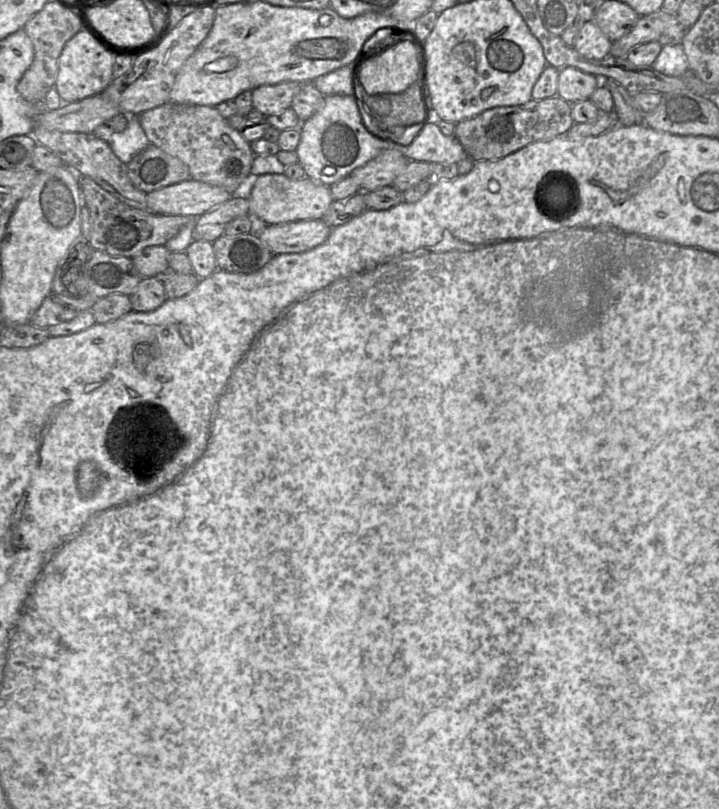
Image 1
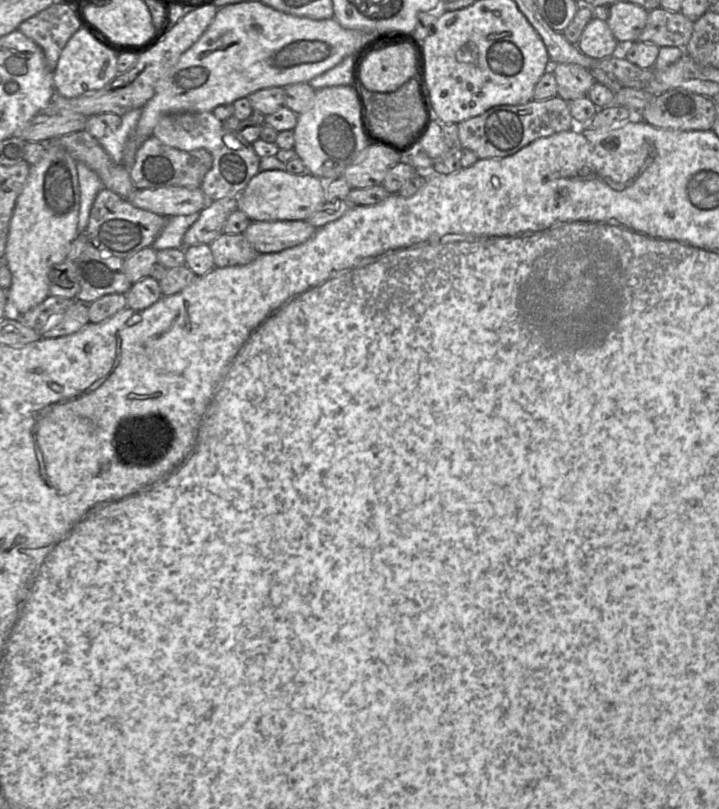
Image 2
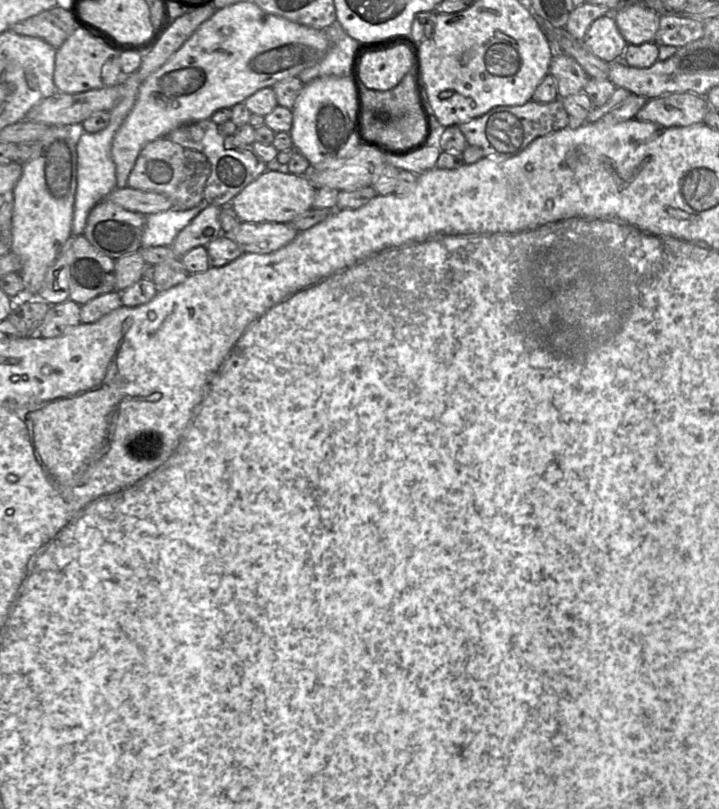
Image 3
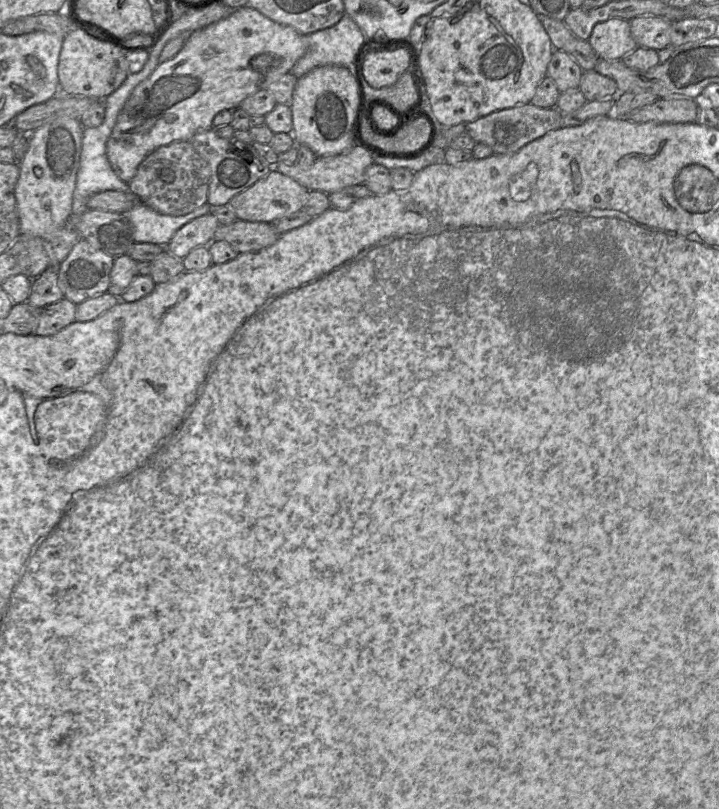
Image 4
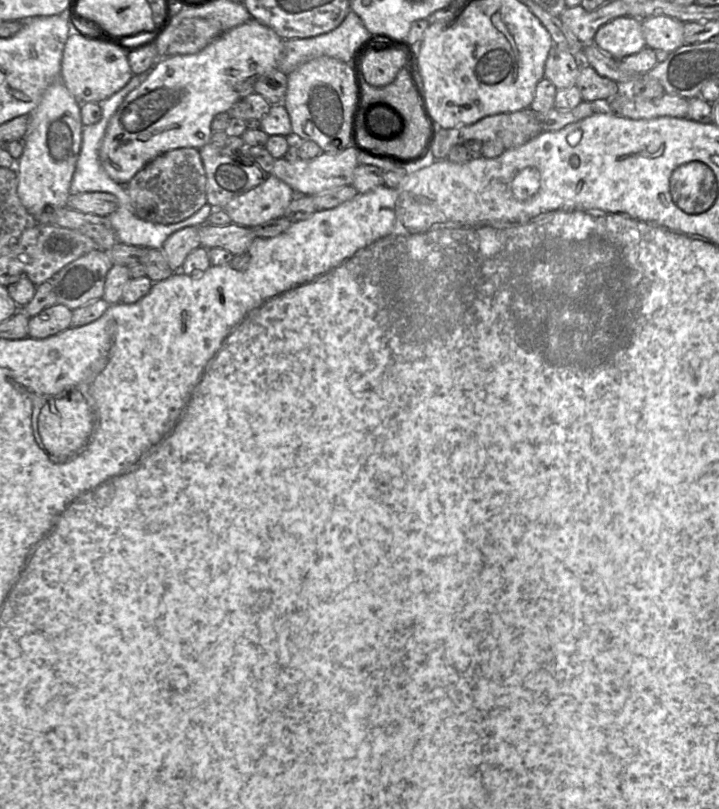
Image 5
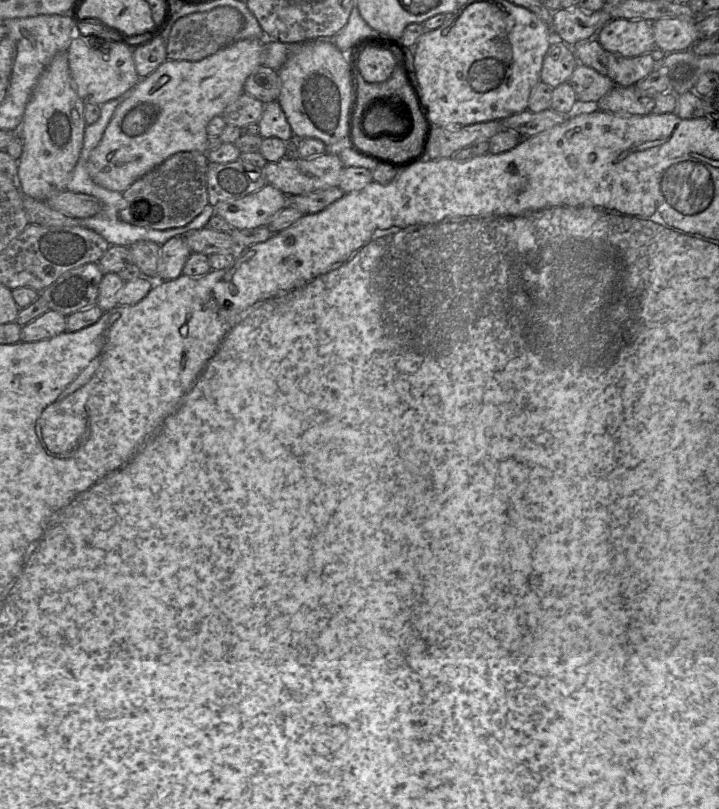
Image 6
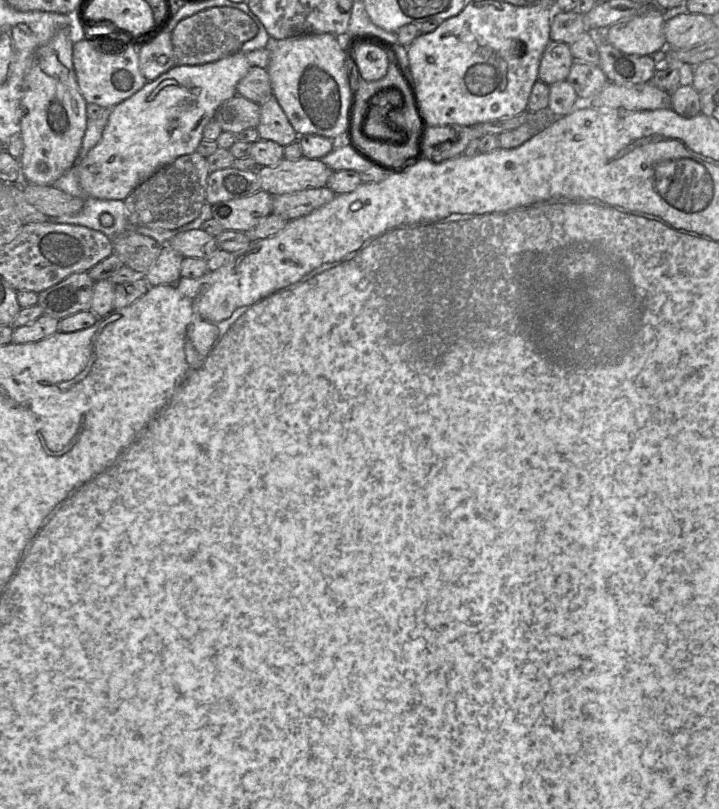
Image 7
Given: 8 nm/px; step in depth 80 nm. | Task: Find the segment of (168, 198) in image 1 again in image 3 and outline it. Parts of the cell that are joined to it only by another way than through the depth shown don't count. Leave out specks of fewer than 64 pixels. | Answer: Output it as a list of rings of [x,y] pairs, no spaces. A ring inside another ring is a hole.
[[[129,187],[117,188],[106,198],[126,210],[146,216],[172,209],[172,203],[166,196]]]

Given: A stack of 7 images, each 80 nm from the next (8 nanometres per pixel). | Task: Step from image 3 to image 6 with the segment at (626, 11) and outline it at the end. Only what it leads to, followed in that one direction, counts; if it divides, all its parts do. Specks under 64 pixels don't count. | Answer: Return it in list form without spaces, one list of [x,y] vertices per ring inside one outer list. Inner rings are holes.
[[[662,18],[654,21],[656,48],[665,53],[690,49],[699,40],[696,23],[692,18]]]

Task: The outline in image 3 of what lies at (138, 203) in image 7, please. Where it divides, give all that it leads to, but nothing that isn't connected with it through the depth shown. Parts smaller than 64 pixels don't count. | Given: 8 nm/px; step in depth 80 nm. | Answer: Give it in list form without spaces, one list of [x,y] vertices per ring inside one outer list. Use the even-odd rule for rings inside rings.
[[[161,137],[149,142],[141,150],[129,175],[127,186],[162,194],[171,201],[172,210],[184,211],[203,202],[204,188],[210,172],[211,165],[203,153],[184,148],[167,137]]]

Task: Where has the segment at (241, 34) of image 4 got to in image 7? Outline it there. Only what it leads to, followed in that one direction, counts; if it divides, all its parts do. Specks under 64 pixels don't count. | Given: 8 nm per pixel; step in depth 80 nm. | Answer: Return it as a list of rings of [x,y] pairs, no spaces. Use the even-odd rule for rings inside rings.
[[[238,51],[220,60],[198,65],[175,65],[138,92],[111,109],[98,144],[78,167],[78,181],[87,196],[102,200],[124,200],[143,181],[179,156],[196,151],[204,139],[204,127],[214,119],[219,106],[237,94],[237,84],[251,67],[246,53]]]

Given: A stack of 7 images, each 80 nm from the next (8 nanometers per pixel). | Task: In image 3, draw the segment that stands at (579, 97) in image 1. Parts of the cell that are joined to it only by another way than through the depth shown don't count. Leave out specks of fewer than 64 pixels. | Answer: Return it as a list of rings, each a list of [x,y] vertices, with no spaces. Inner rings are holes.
[[[565,53],[554,54],[549,73],[557,84],[558,98],[583,92],[590,77],[575,59]]]

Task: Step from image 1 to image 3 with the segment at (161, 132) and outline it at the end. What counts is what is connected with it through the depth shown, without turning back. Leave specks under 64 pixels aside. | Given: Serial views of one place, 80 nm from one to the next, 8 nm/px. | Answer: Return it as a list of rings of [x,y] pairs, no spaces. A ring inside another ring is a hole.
[[[210,118],[185,124],[166,137],[184,148],[196,150],[207,157],[211,172],[206,181],[202,203],[217,207],[227,206],[248,184],[267,171],[266,163],[251,145],[245,144],[235,135],[221,134],[218,131],[218,125]]]

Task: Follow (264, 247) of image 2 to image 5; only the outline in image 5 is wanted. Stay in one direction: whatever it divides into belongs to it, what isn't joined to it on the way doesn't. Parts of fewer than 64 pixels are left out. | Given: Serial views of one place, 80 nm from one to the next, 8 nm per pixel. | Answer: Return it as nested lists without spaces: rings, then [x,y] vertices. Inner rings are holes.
[[[233,222],[225,226],[205,223],[200,226],[201,246],[206,249],[223,248],[235,256],[242,254],[256,238],[252,228]]]

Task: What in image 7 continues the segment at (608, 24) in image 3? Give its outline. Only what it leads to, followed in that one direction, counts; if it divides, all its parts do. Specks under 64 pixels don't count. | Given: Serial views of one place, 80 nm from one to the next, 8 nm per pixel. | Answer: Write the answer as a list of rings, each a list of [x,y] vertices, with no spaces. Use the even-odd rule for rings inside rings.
[[[653,8],[642,15],[622,18],[603,33],[616,49],[630,55],[652,55],[667,47],[663,33],[665,12]]]

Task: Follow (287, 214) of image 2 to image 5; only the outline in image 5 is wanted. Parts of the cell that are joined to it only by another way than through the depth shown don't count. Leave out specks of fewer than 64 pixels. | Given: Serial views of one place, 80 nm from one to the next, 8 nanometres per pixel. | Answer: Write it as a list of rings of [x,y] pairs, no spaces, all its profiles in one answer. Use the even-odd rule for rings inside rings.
[[[269,175],[263,183],[233,198],[222,209],[230,216],[233,223],[244,227],[256,227],[283,217],[295,197],[294,190],[288,184],[274,175]]]

